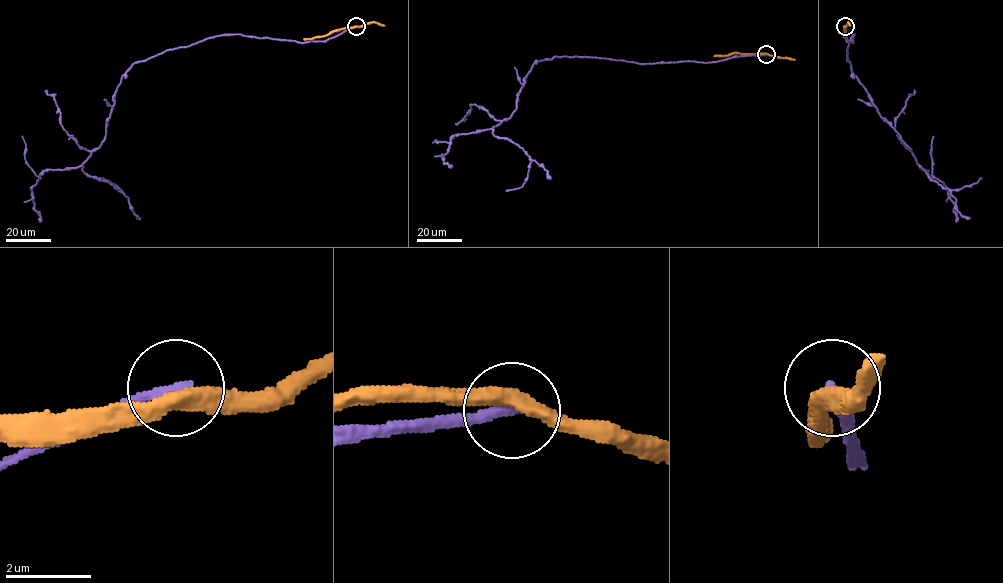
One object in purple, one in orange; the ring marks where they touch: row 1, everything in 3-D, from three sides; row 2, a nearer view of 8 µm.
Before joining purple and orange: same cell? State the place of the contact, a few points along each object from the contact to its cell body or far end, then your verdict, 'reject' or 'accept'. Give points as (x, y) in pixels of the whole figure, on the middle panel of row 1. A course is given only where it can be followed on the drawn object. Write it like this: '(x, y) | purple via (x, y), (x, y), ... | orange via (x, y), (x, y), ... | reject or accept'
(766, 54) | purple via (766, 54), (704, 62), (637, 63), (576, 56), (536, 61), (509, 118), (450, 139), (442, 155), (450, 165) | orange via (766, 54), (714, 56) | reject

